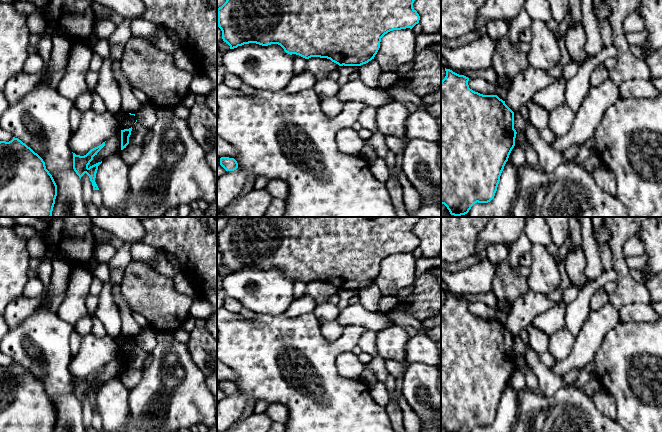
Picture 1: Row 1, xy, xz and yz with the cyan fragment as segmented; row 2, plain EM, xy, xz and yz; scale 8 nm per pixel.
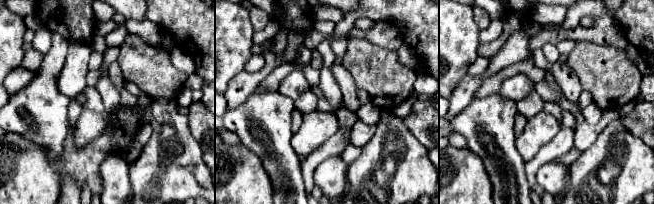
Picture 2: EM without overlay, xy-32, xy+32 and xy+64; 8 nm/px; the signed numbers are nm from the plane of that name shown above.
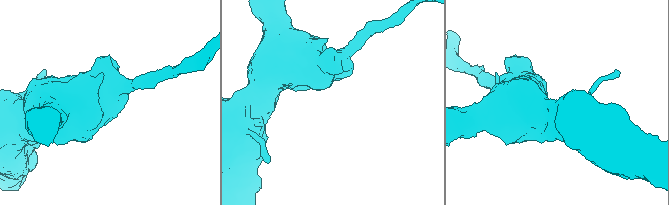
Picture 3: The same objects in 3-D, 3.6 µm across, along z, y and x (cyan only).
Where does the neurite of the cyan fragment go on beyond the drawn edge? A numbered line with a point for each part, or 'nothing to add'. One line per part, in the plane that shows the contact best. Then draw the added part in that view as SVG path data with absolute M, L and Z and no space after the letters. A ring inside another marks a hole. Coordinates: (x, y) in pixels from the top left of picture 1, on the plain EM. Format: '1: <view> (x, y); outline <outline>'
nothing to add

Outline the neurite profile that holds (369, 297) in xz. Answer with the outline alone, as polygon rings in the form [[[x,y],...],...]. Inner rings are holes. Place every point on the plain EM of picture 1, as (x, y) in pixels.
[[[372,283],[366,288],[359,290],[359,299],[363,307],[370,312],[378,311],[378,303],[382,297],[380,288]]]

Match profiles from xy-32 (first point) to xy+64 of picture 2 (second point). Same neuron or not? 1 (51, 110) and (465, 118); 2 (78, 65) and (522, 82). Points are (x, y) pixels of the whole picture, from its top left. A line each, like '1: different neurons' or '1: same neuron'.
1: same neuron
2: same neuron

